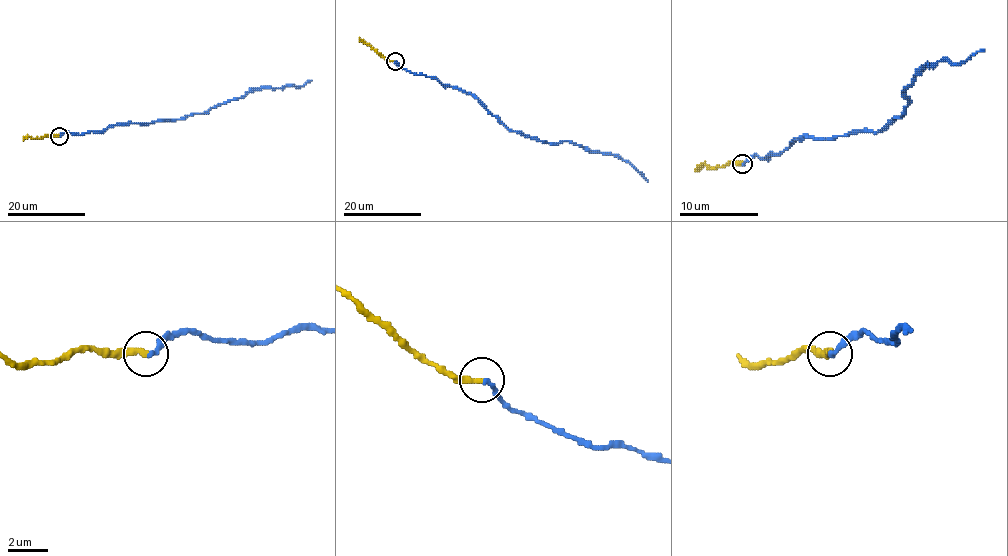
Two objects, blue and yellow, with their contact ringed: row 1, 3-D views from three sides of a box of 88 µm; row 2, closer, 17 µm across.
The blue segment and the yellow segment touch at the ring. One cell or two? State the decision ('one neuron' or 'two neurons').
one neuron

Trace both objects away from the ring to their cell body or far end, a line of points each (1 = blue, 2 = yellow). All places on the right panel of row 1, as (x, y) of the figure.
1: (742, 163), (809, 136), (878, 132), (901, 116), (903, 90), (925, 67), (964, 63), (984, 49)
2: (742, 163), (734, 161), (723, 167), (703, 163), (695, 171)

